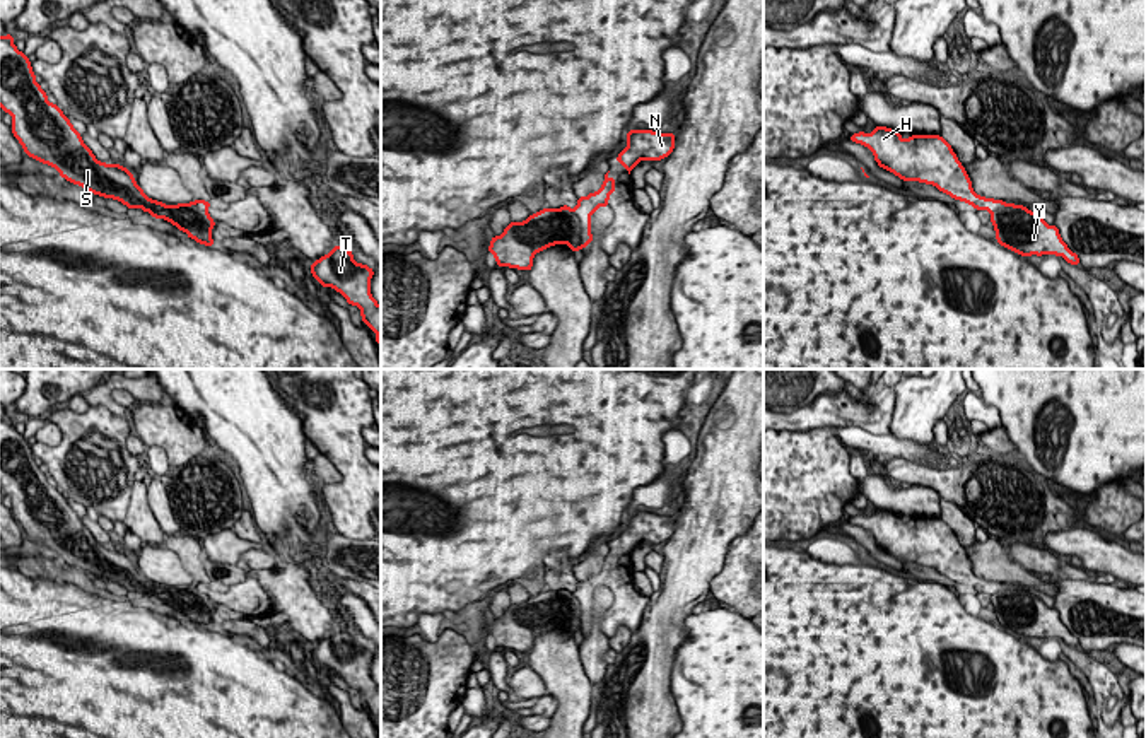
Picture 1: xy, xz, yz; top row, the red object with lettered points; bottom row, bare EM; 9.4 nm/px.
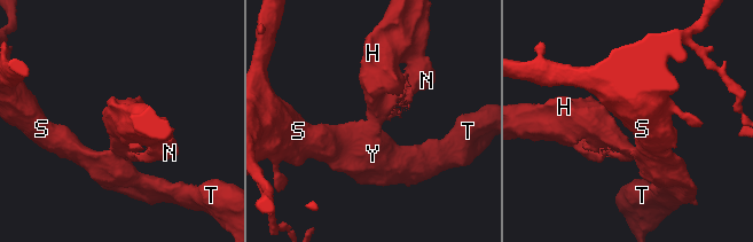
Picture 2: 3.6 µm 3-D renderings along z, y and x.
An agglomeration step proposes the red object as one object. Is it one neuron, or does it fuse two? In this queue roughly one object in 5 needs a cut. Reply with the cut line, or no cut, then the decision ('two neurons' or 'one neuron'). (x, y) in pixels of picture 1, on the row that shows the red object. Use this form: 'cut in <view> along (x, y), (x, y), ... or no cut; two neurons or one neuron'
cut in xz along (571, 209), (579, 222), (590, 229); two neurons

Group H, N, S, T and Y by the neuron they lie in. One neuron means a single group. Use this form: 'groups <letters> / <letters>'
groups H N / S T Y

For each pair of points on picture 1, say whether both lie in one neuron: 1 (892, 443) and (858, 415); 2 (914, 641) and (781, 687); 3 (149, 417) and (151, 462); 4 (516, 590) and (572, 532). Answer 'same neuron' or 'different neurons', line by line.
1: different neurons
2: same neuron
3: different neurons
4: different neurons

